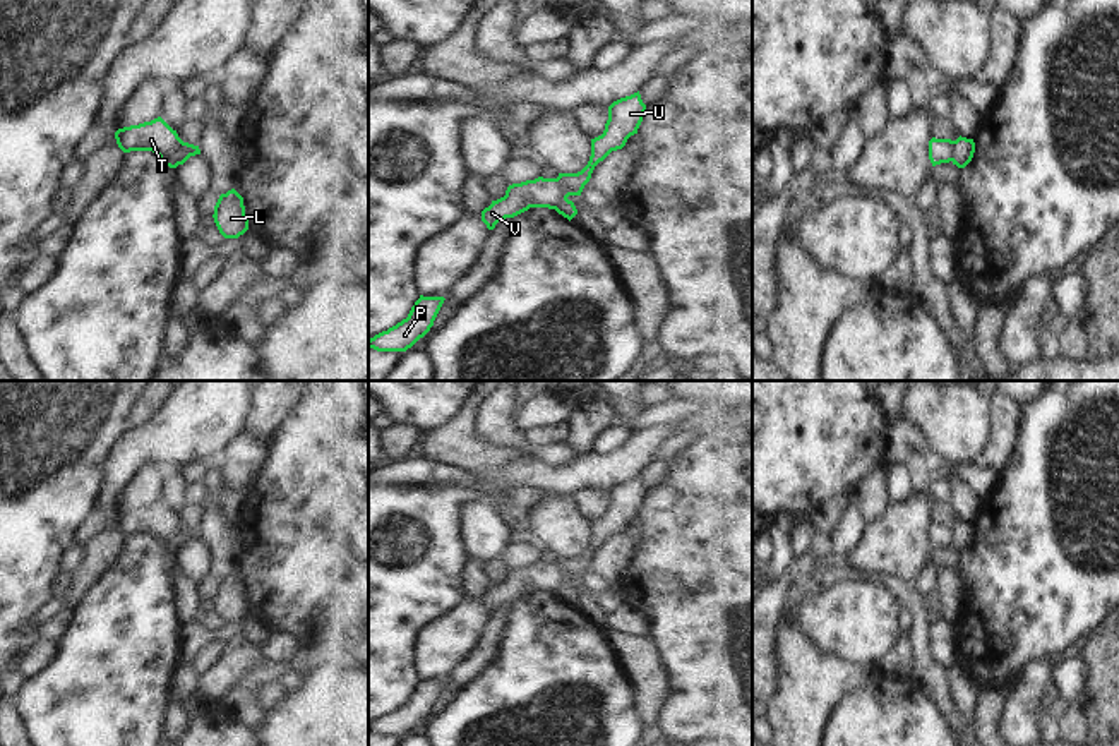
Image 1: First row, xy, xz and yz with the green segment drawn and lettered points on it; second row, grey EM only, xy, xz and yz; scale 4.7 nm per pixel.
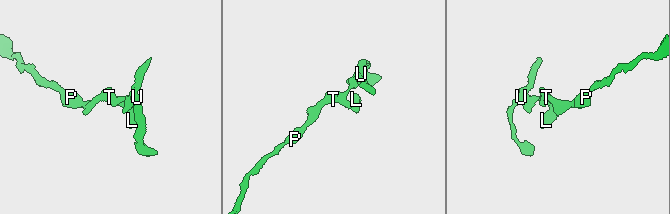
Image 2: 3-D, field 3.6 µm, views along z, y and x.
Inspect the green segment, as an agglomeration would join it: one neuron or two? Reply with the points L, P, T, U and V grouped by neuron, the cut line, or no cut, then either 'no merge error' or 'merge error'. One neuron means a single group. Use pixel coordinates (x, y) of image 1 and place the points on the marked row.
L / P T U V; cut in xy along (182, 141), (177, 163); merge error

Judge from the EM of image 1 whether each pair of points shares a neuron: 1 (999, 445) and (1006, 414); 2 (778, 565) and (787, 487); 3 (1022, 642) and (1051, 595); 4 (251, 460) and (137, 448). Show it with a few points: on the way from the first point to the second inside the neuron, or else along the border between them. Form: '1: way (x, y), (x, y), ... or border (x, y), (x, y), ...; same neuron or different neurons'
1: way (1003, 438), (1005, 421); same neuron
2: border (794, 517), (782, 513), (770, 527); different neurons
3: way (1022, 630), (1039, 607); same neuron
4: border (244, 429), (221, 451); different neurons

